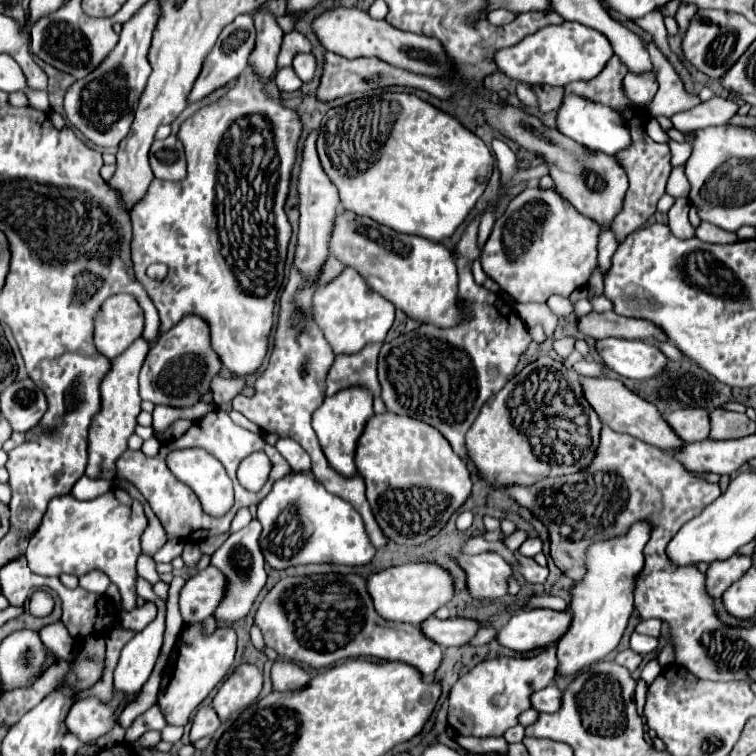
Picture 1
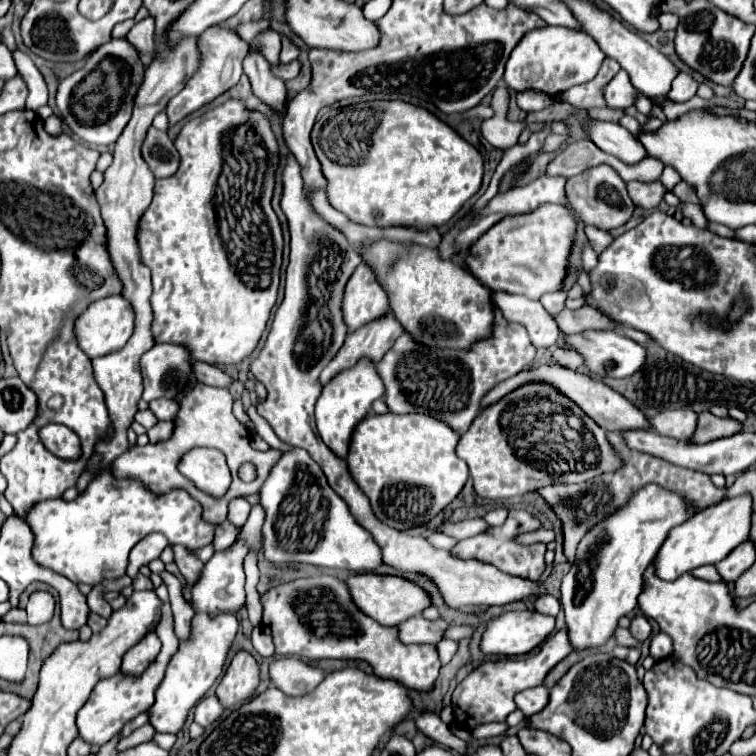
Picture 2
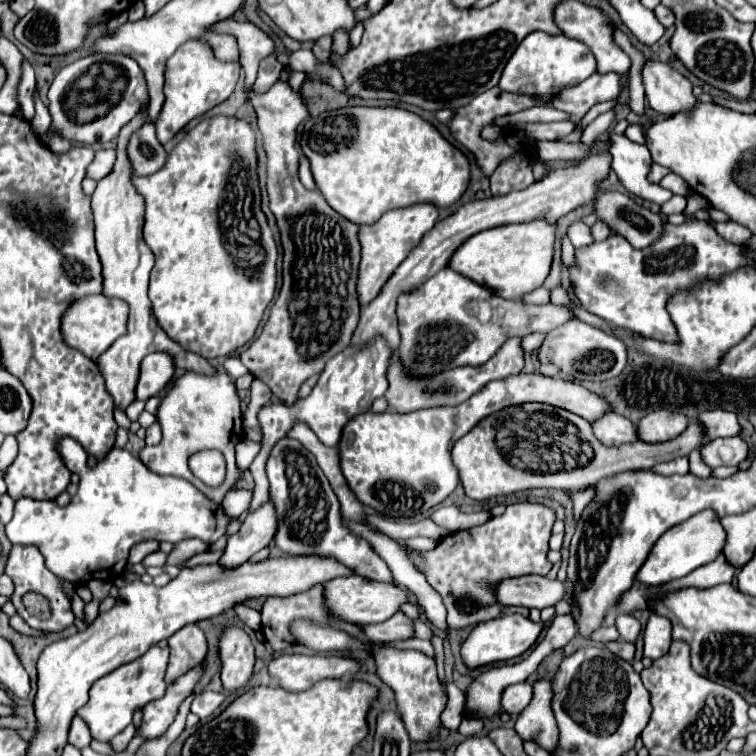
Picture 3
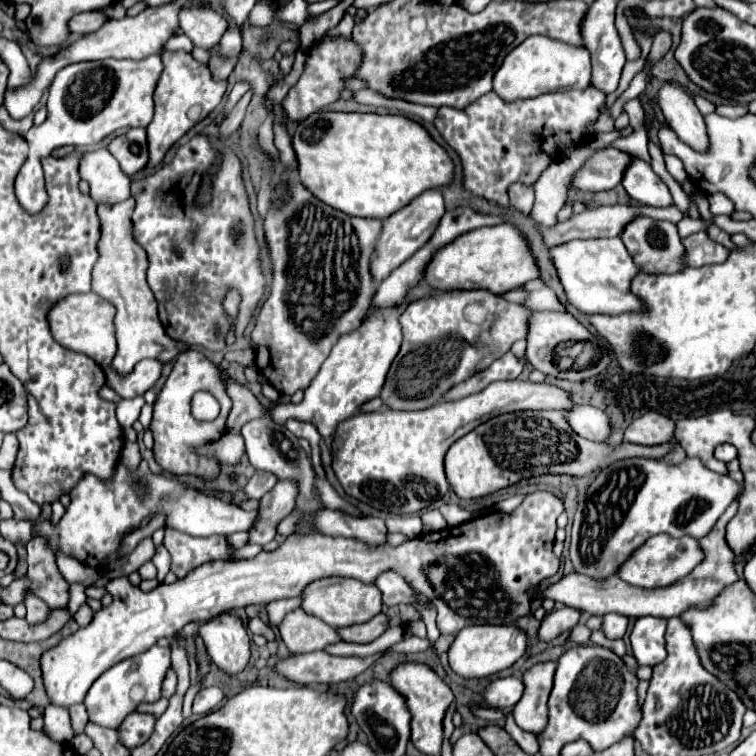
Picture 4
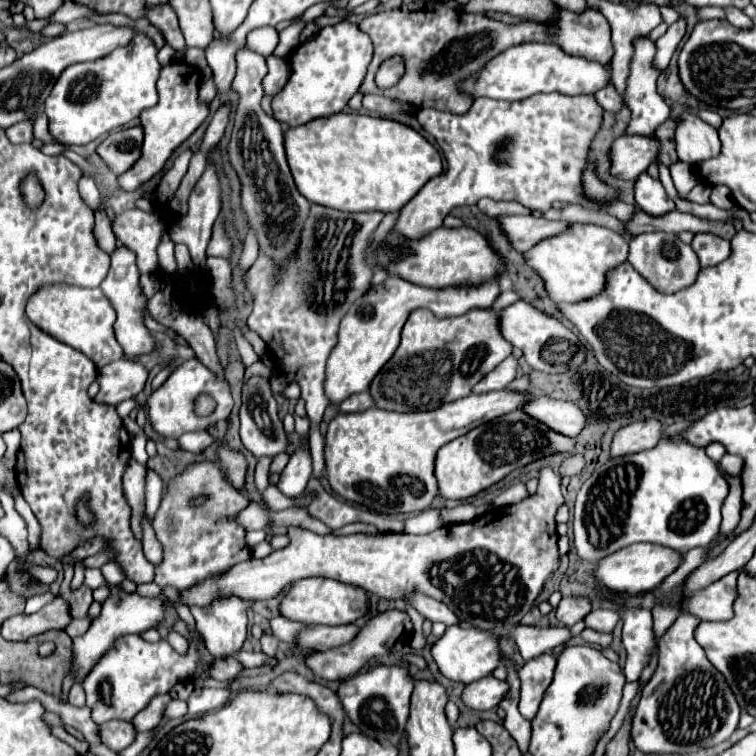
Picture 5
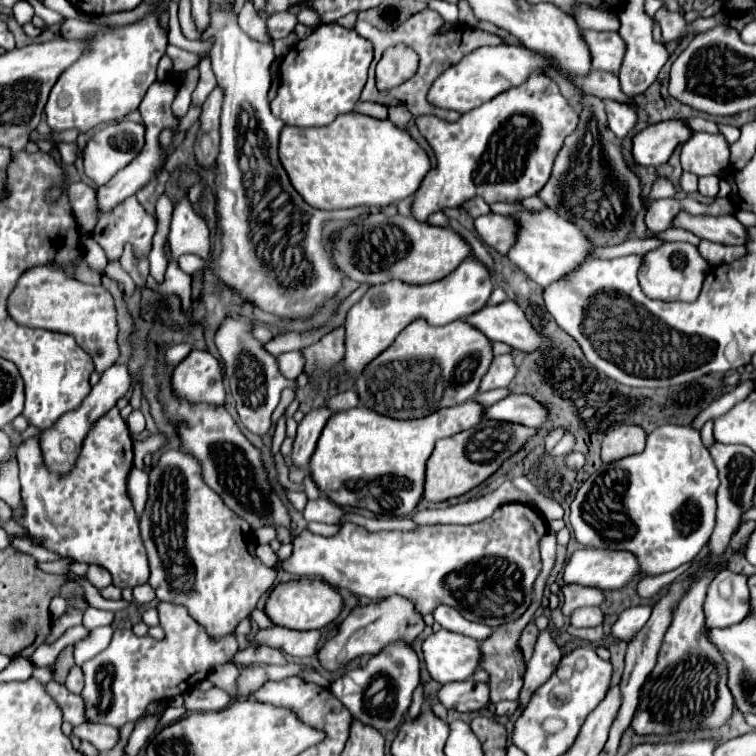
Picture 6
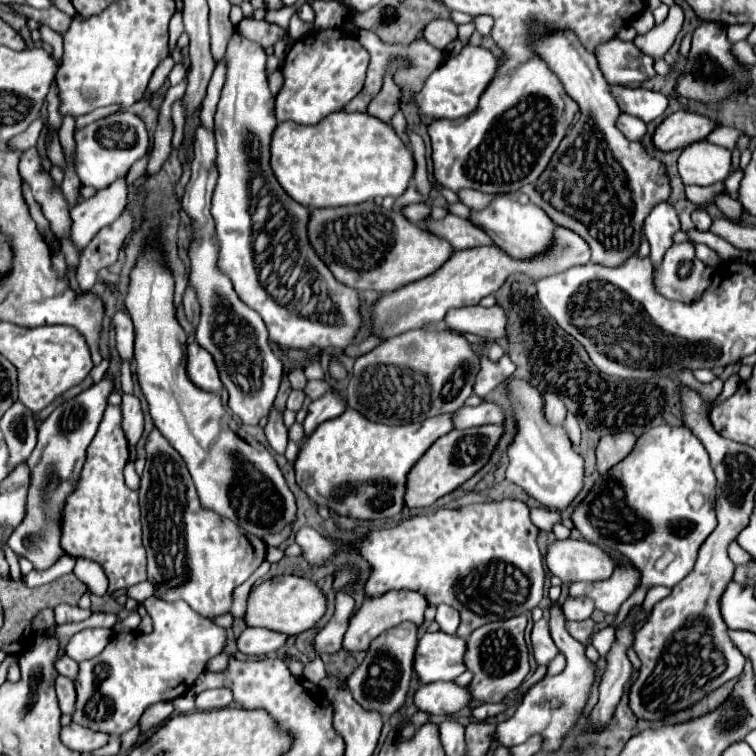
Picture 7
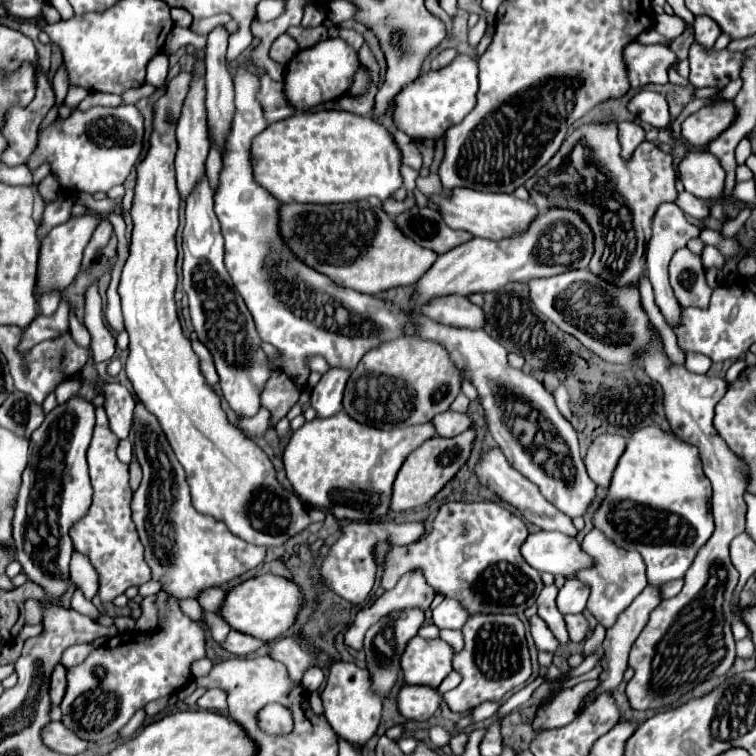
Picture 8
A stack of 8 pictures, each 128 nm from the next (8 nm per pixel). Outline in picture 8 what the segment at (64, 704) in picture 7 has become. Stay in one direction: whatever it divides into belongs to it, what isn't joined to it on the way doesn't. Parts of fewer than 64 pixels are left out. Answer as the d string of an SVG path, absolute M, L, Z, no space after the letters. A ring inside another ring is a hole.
M56 664L52 678L50 678L50 702L54 706L60 704L64 690L66 690L66 668L62 664Z

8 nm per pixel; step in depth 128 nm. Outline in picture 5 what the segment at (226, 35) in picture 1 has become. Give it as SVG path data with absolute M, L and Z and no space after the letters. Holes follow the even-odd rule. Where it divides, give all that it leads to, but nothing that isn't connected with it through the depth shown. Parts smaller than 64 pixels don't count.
M172 62L172 64L162 68L160 78L156 82L158 104L140 114L142 128L146 128L144 130L142 156L138 158L138 162L128 172L118 176L120 190L124 190L124 192L138 190L152 176L156 176L164 168L164 164L172 156L172 152L204 122L204 118L208 116L208 104L202 104L198 100L198 84L200 84L198 70L188 66L186 62Z

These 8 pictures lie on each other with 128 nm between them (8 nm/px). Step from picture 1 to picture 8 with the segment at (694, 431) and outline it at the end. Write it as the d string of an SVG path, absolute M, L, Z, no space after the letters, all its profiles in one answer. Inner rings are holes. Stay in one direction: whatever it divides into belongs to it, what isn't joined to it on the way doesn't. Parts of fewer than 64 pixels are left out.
M602 434L594 438L594 442L588 446L588 452L584 456L586 472L588 476L602 488L610 486L612 472L626 448L626 438Z

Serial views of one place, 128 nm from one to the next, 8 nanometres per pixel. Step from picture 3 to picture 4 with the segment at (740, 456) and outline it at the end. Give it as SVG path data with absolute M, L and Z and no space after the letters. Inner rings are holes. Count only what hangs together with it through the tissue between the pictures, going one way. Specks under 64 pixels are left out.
M720 444L720 446L716 446L714 456L718 460L722 460L722 462L730 462L730 460L734 460L738 456L738 452L736 452L736 448L732 444Z

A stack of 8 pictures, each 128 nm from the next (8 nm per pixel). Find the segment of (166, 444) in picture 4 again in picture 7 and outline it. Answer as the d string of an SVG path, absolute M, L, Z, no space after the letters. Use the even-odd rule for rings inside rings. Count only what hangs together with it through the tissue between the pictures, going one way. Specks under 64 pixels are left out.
M198 342L188 344L188 376L202 390L208 390L208 392L222 390L216 364L212 356Z

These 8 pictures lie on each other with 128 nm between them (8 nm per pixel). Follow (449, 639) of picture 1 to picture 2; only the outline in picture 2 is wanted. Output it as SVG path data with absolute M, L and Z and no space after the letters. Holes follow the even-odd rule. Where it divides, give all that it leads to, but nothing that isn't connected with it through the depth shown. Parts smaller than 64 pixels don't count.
M412 616L398 624L398 638L404 644L436 644L442 640L448 624L444 620L426 620L422 616Z

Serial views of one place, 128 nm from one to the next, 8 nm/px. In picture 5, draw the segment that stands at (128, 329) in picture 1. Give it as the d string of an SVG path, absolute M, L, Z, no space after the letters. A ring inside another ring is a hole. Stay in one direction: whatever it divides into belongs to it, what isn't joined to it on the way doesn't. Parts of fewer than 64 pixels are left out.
M44 284L26 302L26 316L46 334L84 352L96 368L102 368L124 356L122 346L114 336L116 312L100 288L80 288L70 284Z

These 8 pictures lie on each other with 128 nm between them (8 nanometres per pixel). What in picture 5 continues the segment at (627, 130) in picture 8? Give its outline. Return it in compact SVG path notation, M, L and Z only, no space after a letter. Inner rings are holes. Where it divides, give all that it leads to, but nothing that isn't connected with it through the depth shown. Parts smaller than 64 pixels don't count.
M610 86L610 88L606 88L606 90L596 92L596 94L594 94L594 98L596 98L596 102L602 106L602 110L604 110L604 112L618 114L618 112L622 110L622 98L620 98L620 94L616 92L616 88L614 88L614 86Z

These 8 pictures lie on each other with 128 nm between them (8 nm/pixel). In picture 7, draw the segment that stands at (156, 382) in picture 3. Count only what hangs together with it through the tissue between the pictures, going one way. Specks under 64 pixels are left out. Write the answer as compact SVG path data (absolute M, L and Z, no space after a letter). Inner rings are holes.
M102 378L98 384L92 384L76 398L60 404L38 428L38 446L26 460L30 468L26 514L8 540L8 546L18 556L28 558L34 570L48 570L64 556L64 550L60 546L62 510L66 498L76 490L76 482L80 478L80 470L86 460L86 448L92 442L96 428L102 420L106 398L112 392L112 386L114 384L110 378Z

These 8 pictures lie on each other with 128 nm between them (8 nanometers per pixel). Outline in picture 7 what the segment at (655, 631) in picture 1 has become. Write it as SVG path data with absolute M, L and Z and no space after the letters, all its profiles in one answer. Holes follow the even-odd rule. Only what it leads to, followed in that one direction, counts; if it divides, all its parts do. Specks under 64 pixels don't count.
M566 596L562 610L566 620L586 620L594 612L594 602L582 596Z

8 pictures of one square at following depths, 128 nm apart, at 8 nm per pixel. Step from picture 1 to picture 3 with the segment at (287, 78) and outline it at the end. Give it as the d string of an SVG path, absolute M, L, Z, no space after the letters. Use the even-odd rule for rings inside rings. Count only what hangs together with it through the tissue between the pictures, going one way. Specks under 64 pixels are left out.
M228 18L222 22L216 22L214 26L208 28L208 32L218 32L218 34L230 34L236 38L240 52L242 52L242 68L246 72L244 78L244 90L248 92L250 86L256 80L256 70L258 70L258 62L266 56L270 56L270 48L274 46L272 40L262 34L254 24L246 22L246 20L236 20L236 18Z

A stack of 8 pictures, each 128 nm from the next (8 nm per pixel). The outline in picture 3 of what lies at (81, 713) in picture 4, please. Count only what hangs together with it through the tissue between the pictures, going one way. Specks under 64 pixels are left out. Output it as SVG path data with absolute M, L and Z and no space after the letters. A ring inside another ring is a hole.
M74 716L72 724L70 724L70 732L68 732L68 742L74 744L78 750L82 750L84 746L90 744L90 740L92 740L92 736L90 736L88 724L80 716Z

